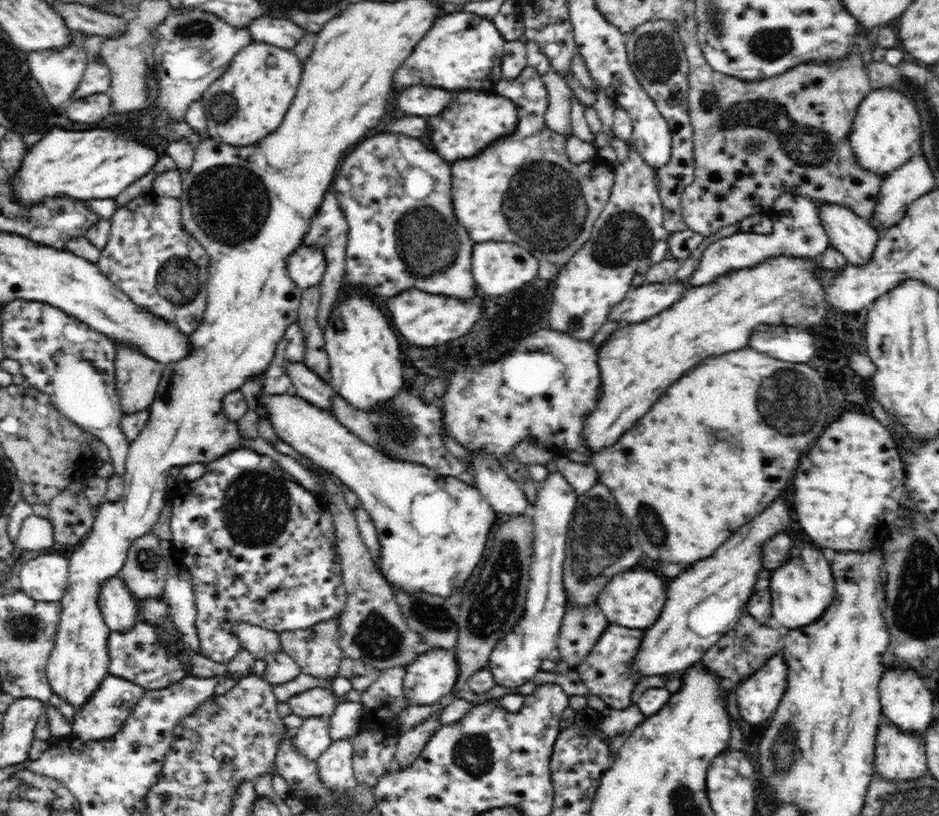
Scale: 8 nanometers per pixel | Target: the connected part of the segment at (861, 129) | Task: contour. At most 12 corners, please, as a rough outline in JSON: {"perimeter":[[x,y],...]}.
{"perimeter":[[870,90],[852,121],[857,163],[886,178],[921,155],[919,111]]}

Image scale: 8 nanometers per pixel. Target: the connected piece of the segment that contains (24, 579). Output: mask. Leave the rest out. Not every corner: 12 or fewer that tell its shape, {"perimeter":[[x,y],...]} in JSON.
{"perimeter":[[38,555],[15,570],[18,589],[59,602],[69,566],[64,556]]}

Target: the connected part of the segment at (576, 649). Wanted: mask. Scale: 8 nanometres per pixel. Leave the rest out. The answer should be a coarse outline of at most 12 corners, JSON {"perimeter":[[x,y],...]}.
{"perimeter":[[568,599],[555,651],[576,668],[610,623]]}

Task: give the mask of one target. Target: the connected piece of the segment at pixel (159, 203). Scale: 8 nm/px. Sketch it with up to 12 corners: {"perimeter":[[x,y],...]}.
{"perimeter":[[180,198],[112,215],[97,266],[134,304],[191,335],[209,256]]}

